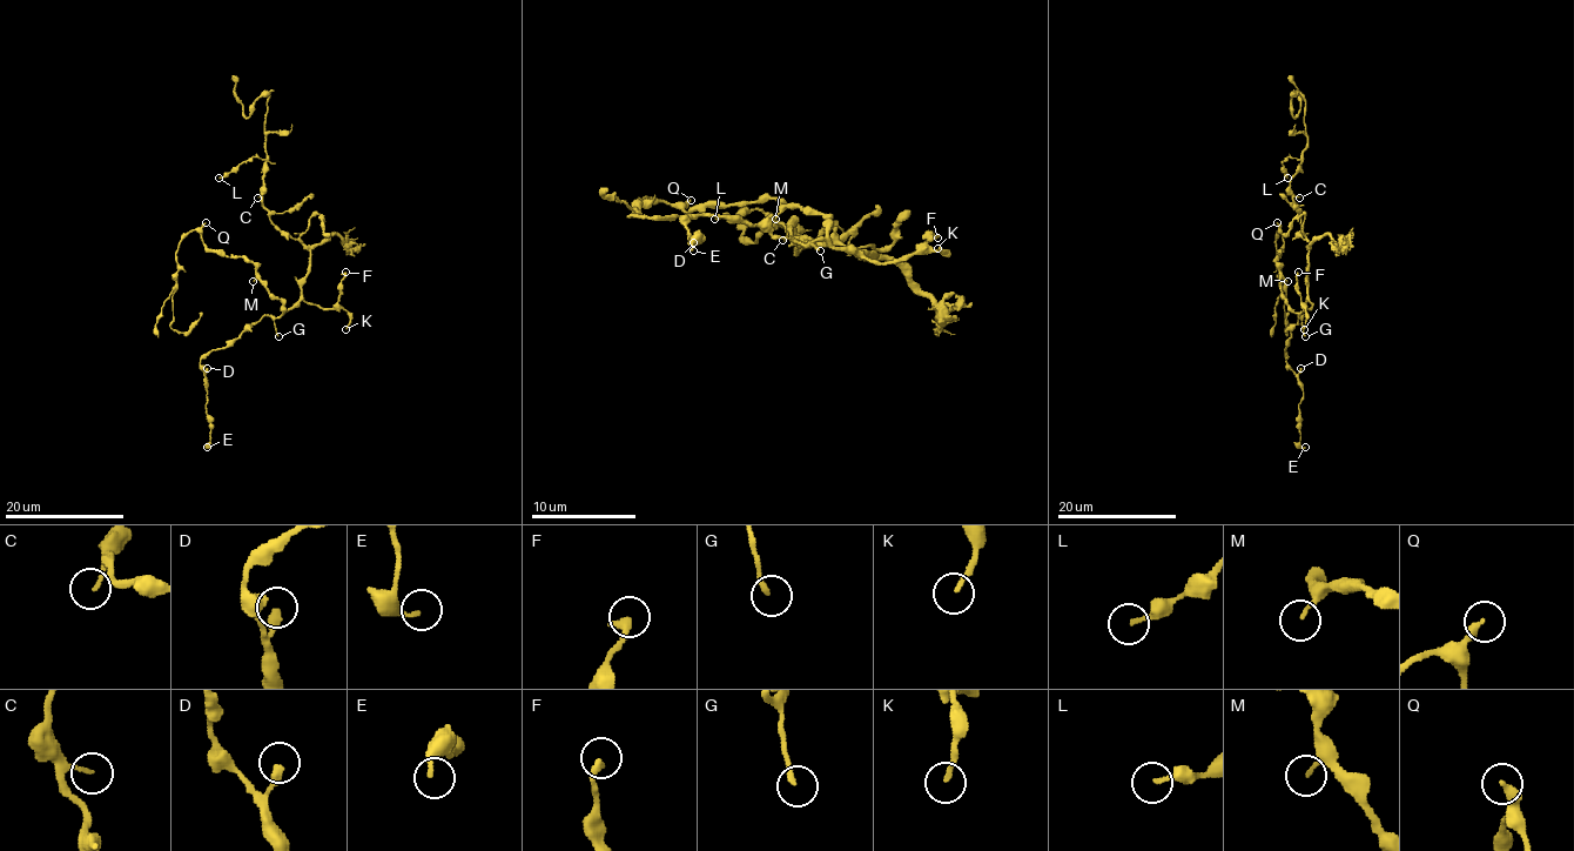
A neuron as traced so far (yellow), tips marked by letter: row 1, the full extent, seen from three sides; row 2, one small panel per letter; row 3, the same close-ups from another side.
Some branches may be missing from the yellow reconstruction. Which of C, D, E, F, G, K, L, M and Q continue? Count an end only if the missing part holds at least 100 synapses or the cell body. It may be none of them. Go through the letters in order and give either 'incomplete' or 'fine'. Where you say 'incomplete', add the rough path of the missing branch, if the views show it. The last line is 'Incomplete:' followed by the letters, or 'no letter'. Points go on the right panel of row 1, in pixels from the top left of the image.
C: fine
D: fine
E: fine
F: fine
G: fine
K: incomplete; course (1304, 329), (1276, 356), (1268, 346), (1271, 230), (1259, 169), (1272, 142), (1215, 93)
L: fine
M: fine
Q: fine
Incomplete: K

